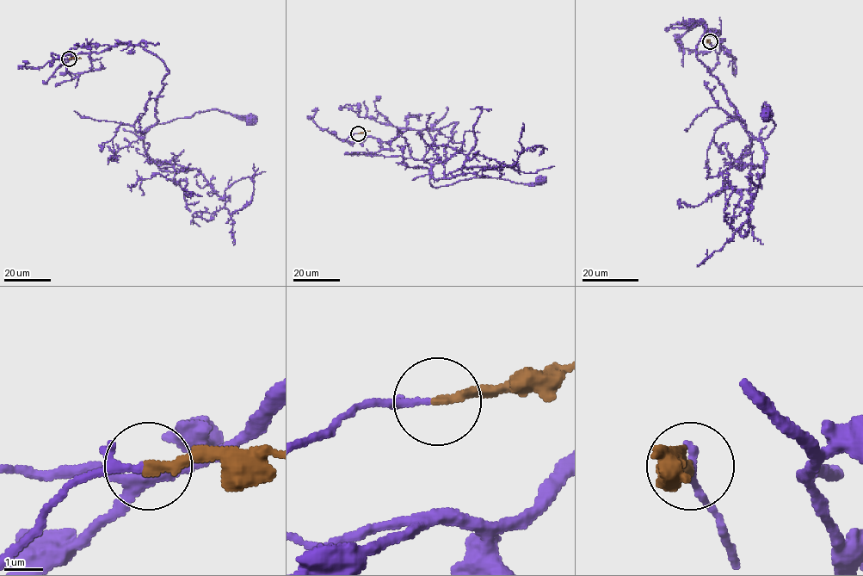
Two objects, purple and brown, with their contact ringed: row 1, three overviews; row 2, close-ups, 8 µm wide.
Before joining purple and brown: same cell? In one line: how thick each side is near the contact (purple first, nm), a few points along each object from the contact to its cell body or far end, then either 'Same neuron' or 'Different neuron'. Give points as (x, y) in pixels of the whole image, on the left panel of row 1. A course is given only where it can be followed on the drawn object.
Thickness 150 nm (purple) against 240 nm. Course of purple: (69, 58), (57, 69), (119, 45), (163, 61), (158, 120), (140, 139), (211, 109), (252, 119). Course of brown: (70, 58), (81, 58). Same neuron

